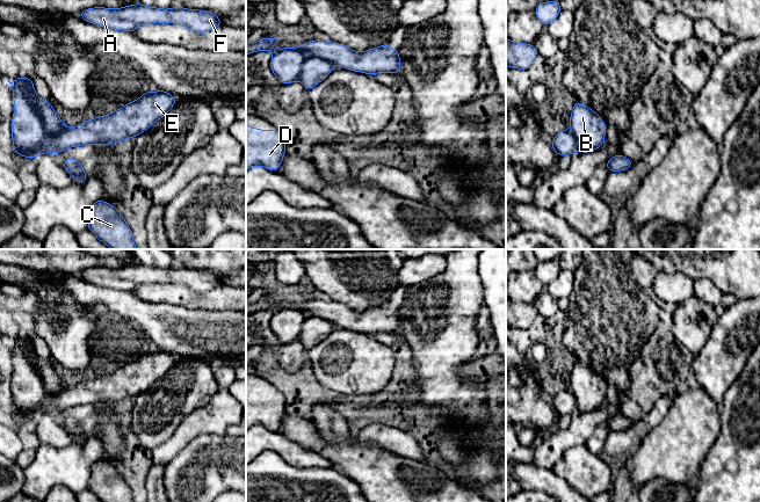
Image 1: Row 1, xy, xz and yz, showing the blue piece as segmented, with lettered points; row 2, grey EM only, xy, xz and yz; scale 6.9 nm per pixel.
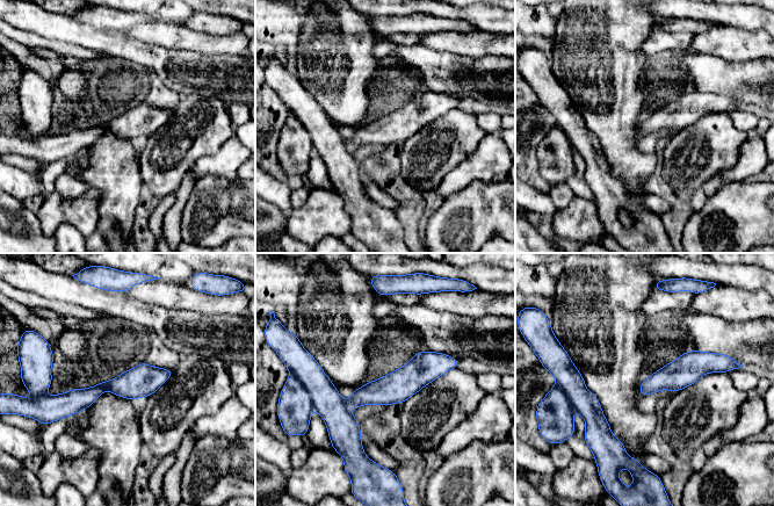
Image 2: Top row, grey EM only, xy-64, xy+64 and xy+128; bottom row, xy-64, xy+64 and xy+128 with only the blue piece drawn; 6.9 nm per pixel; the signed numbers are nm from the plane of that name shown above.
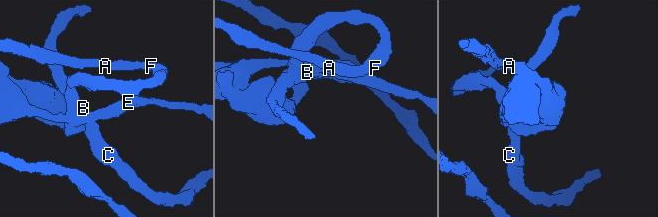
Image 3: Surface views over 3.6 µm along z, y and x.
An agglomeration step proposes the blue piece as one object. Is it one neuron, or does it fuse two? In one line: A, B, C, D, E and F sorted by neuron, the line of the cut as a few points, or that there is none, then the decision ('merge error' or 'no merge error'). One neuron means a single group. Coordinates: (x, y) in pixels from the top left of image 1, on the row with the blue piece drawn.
groups A B C D F / E; cut xy (65, 126), (59, 132), (46, 133), (36, 147), (35, 154); merge error

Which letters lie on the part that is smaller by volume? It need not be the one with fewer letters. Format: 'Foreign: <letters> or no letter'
Foreign: A, B, C, D, F

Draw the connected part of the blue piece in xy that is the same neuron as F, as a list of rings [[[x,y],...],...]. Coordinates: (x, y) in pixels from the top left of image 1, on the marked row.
[[[139,2],[122,8],[93,7],[78,14],[81,20],[92,24],[129,32],[150,23],[175,23],[197,32],[210,31],[223,26],[220,19],[209,10],[187,9],[179,6],[162,9]]]

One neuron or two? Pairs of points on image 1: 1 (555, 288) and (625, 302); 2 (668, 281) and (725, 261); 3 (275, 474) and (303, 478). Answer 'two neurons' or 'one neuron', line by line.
1: two neurons
2: two neurons
3: one neuron

